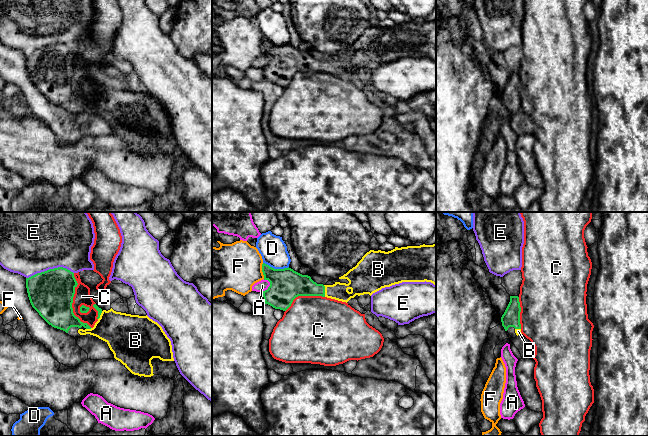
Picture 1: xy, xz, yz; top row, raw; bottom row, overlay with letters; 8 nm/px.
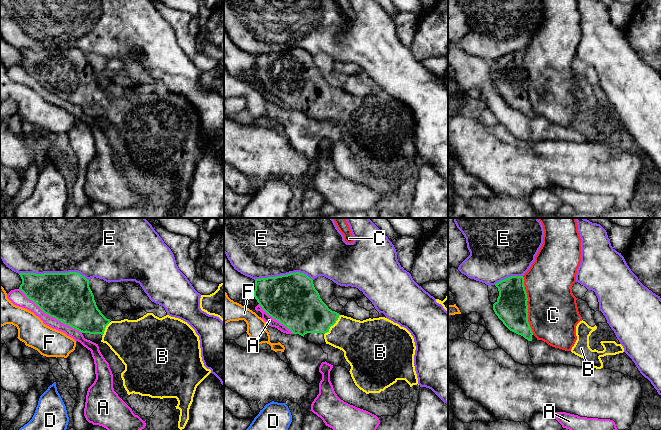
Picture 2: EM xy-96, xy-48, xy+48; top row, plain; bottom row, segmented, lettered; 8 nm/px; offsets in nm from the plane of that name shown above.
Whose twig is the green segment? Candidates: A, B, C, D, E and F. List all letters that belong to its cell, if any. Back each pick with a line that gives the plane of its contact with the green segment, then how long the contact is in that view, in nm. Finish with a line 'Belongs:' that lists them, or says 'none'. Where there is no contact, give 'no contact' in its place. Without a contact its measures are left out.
B: xz | 100 nm
Belongs: B

